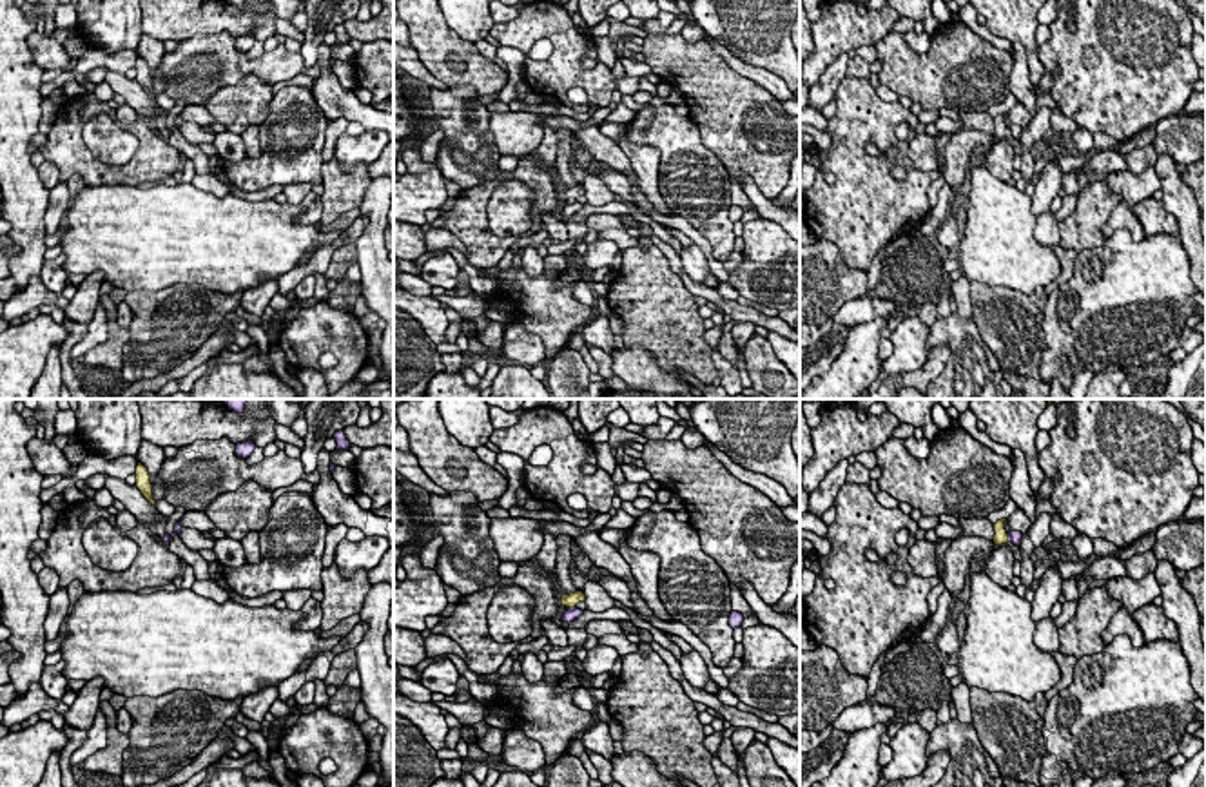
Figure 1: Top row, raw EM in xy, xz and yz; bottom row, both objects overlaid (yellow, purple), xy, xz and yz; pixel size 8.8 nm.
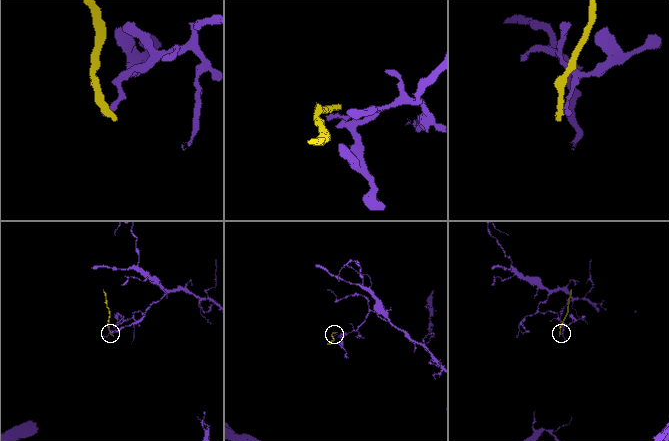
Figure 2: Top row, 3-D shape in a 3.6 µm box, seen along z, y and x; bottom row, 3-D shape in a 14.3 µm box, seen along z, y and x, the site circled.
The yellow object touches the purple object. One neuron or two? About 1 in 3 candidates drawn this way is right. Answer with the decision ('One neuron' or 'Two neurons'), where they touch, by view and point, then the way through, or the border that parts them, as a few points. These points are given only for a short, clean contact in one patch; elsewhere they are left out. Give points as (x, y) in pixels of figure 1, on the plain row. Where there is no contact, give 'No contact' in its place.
Two neurons. Touches yellow at yz (1007, 131). Boundary: yz (1007, 127), (1009, 135)

